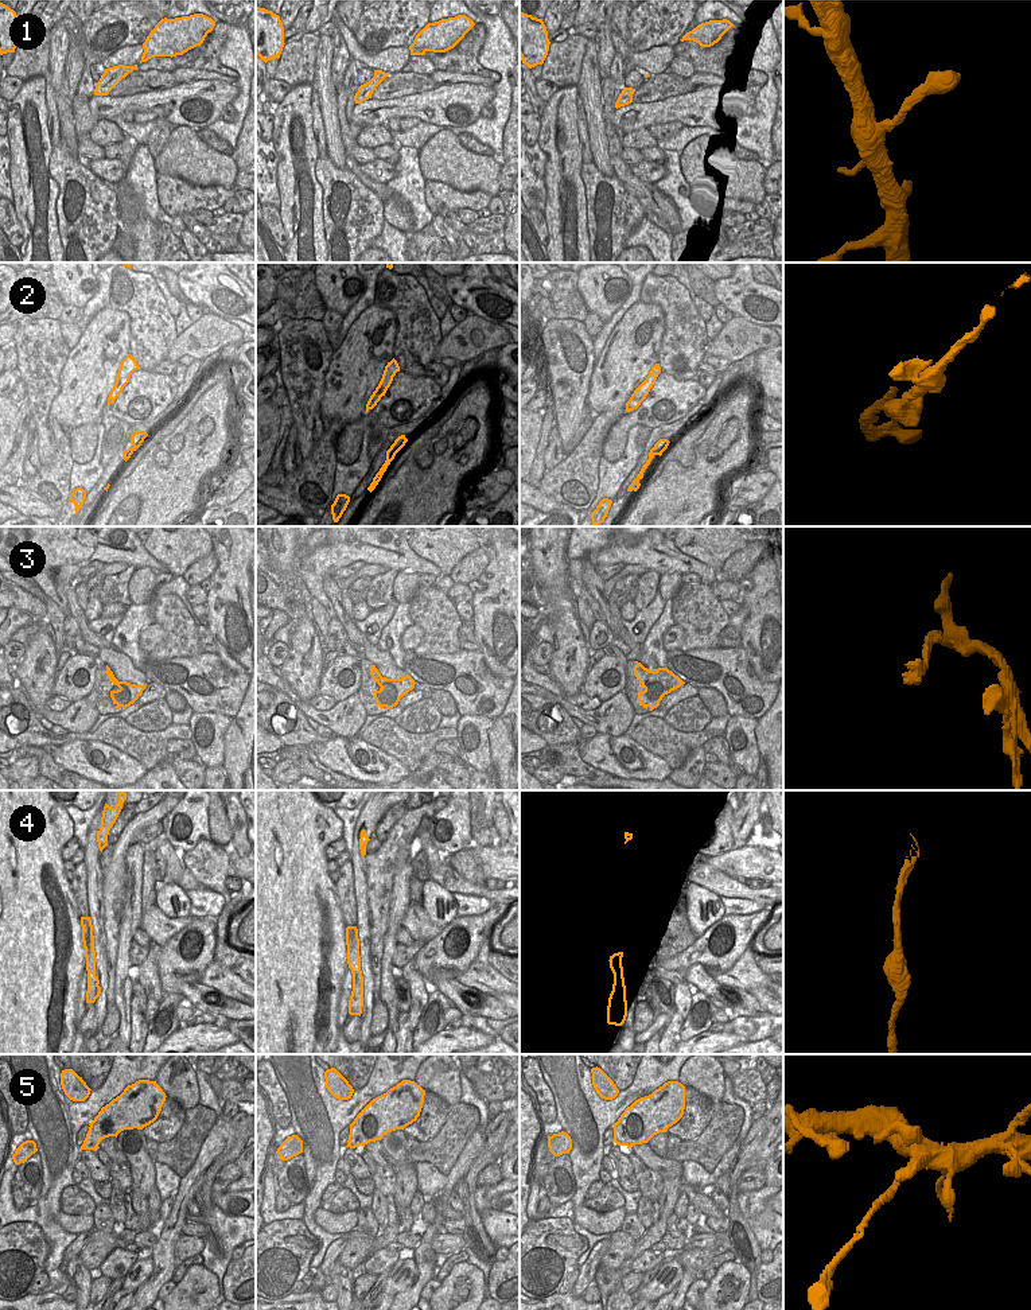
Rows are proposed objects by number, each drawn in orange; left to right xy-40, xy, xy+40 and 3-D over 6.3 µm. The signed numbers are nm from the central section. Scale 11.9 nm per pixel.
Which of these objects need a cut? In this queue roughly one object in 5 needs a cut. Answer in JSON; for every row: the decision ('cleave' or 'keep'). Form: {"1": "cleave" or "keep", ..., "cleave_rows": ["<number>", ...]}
{"1": "keep", "2": "keep", "3": "cleave", "4": "keep", "5": "keep", "cleave_rows": ["3"]}

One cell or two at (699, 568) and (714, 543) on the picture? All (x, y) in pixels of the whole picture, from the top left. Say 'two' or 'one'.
two

